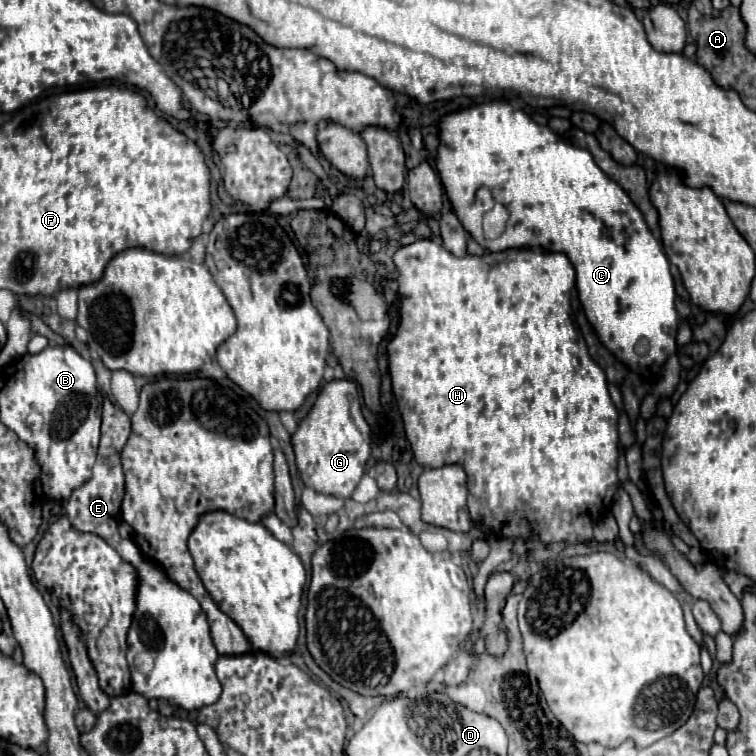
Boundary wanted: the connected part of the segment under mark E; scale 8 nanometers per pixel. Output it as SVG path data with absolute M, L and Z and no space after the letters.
M109 400L103 402L103 424L101 424L101 442L97 452L97 462L93 466L93 476L83 486L75 488L71 498L65 504L67 518L71 520L73 528L81 532L91 532L101 536L103 540L111 542L117 534L117 526L121 522L121 500L125 494L125 478L121 468L121 450L131 434L131 418Z

